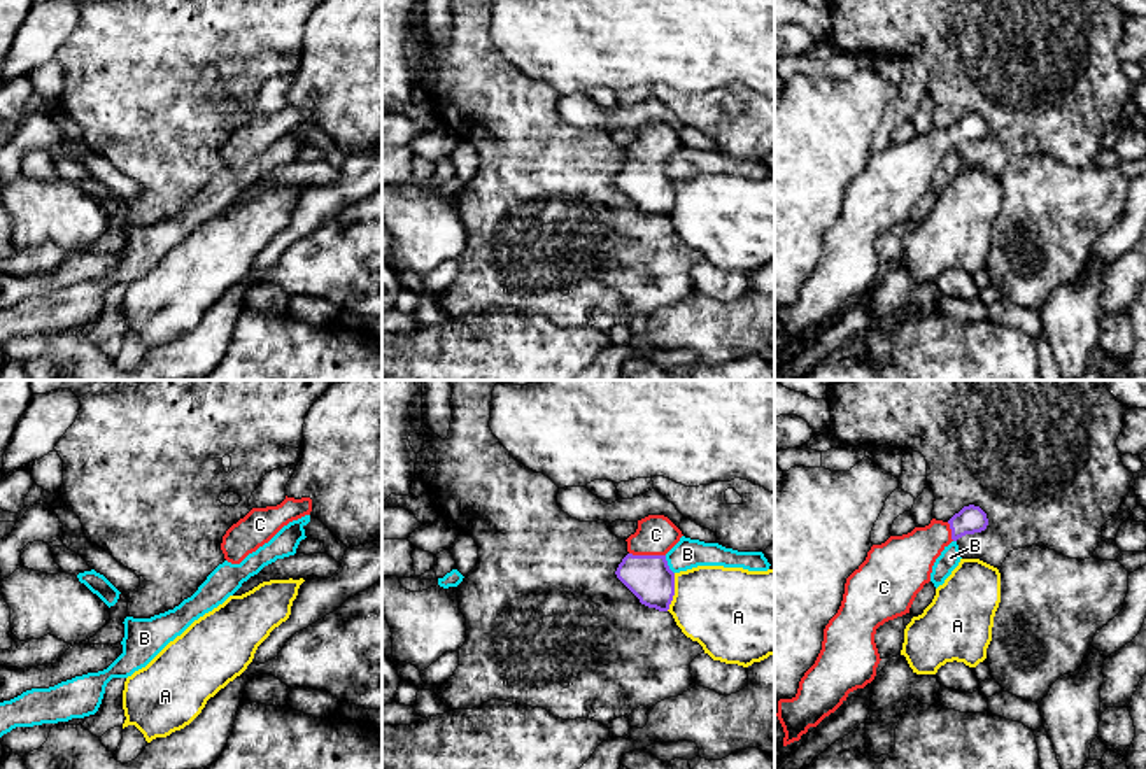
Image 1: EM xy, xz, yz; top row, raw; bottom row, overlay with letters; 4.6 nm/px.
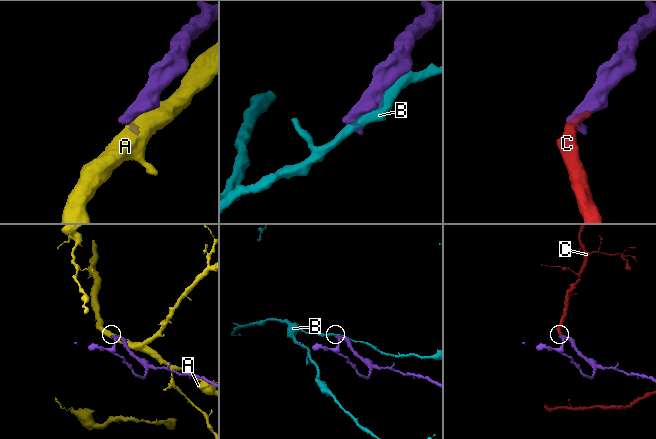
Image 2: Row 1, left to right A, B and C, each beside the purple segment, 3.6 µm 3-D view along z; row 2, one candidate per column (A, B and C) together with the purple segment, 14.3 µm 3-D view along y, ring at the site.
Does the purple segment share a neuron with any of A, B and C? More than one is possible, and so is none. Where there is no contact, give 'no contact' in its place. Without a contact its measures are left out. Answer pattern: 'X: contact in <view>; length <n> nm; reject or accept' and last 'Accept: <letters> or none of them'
A: contact in xz; length 180 nm; reject
B: contact in xz; length 100 nm; reject
C: contact in xz; length 170 nm; accept
Accept: C

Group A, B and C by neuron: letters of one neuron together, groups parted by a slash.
A / B / C

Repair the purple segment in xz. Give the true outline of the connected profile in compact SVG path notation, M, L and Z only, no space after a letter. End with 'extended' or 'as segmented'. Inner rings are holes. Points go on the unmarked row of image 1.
M664 123L638 128L627 149L627 163L619 172L617 186L641 212L668 219L675 203L675 180L666 161L680 149L682 138Z; extended

